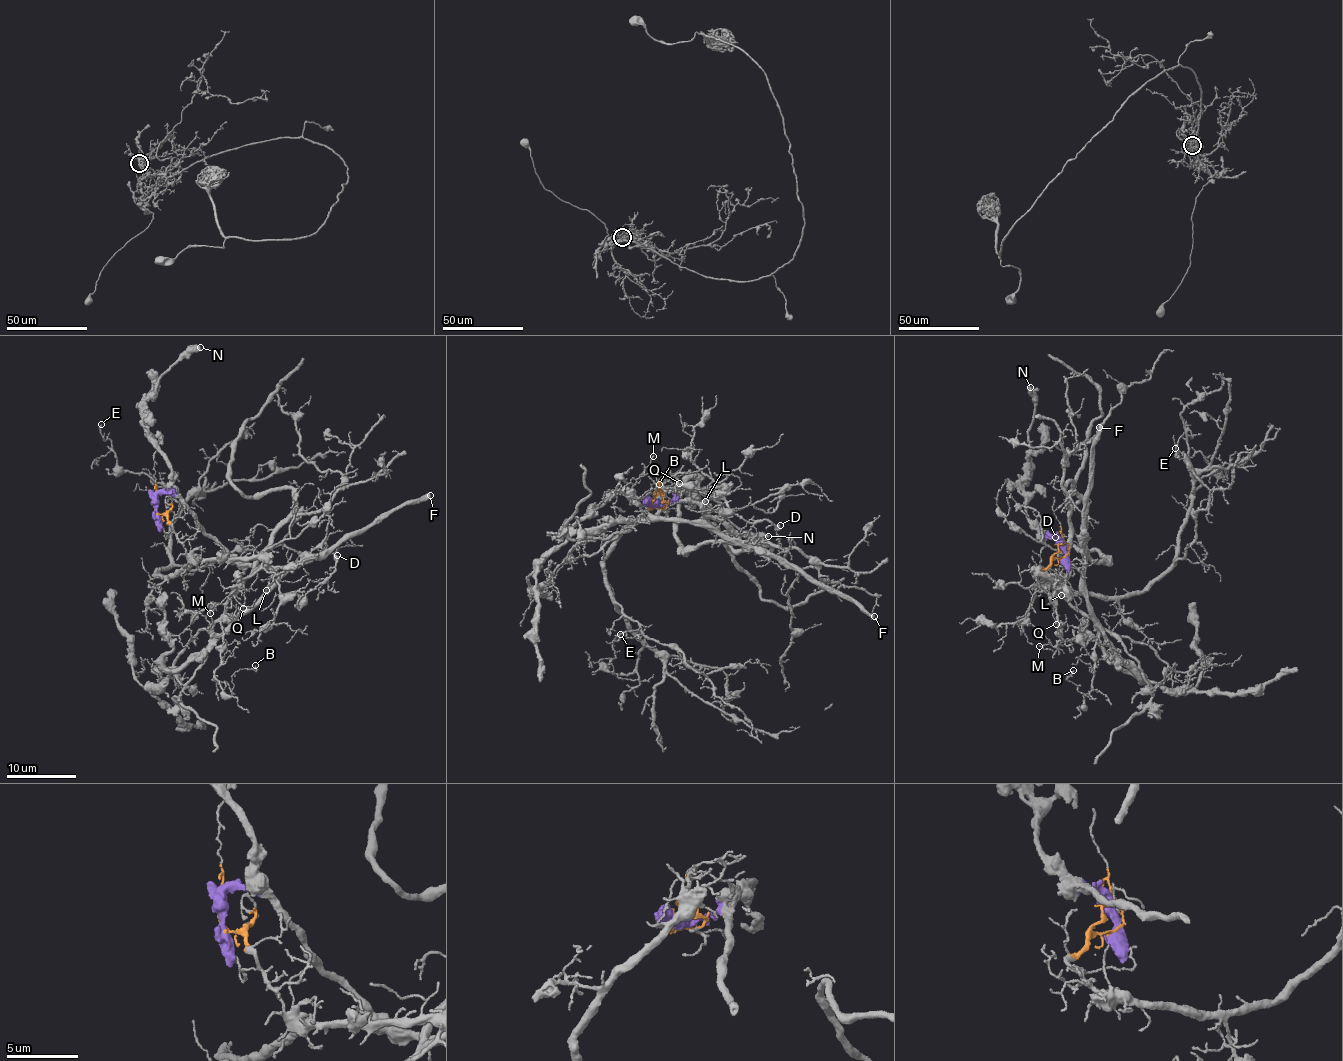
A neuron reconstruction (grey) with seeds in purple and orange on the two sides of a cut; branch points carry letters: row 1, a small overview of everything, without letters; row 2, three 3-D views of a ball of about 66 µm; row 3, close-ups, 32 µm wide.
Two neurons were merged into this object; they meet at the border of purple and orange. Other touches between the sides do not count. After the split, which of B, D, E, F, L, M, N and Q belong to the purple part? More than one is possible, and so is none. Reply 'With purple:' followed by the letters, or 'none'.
With purple: F, N

